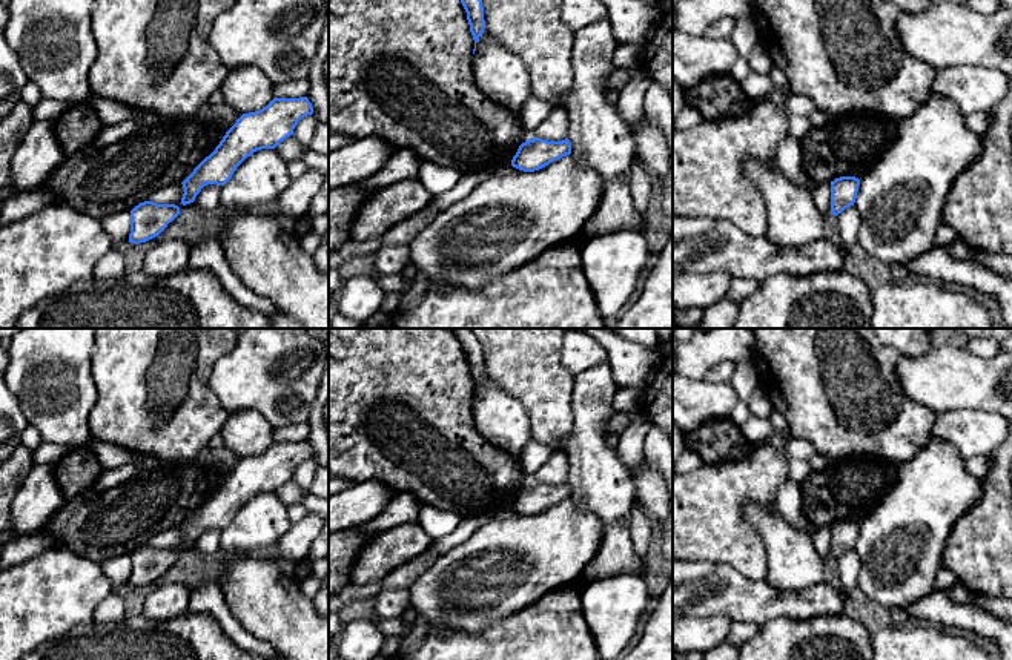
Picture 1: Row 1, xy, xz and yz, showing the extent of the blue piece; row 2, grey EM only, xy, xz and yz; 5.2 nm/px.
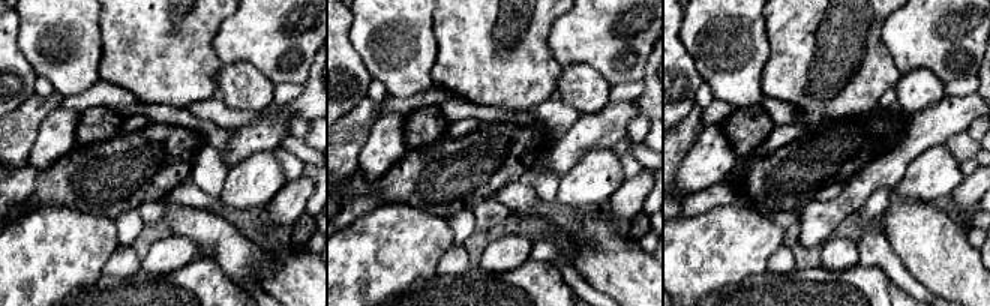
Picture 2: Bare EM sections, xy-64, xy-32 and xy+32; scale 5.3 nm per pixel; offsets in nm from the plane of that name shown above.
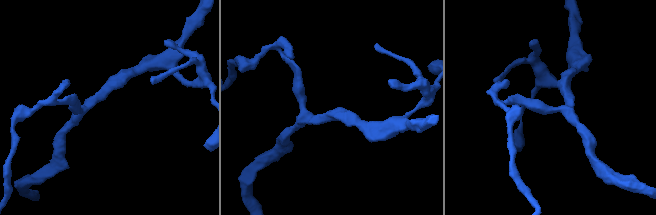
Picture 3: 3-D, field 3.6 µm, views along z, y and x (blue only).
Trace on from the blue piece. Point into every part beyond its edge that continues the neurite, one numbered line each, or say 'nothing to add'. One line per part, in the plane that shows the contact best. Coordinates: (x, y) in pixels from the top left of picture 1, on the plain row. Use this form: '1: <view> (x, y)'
nothing to add

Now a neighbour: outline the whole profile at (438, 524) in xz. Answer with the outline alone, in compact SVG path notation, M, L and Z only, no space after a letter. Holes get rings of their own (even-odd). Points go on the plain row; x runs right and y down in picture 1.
M422 505L416 523L433 540L438 540L453 533L459 525L459 522L461 522L461 517L451 511L444 511L433 505Z

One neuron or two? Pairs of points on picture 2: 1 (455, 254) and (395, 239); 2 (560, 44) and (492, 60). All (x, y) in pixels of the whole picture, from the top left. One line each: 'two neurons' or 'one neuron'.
1: two neurons
2: two neurons

